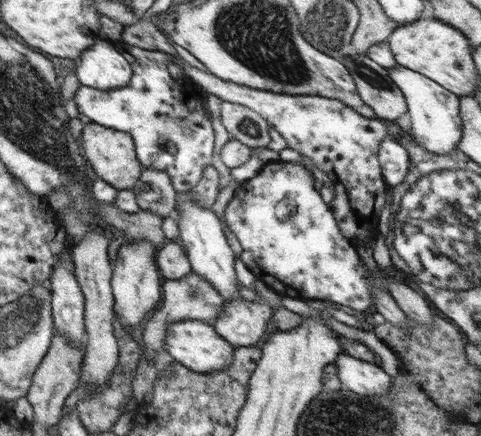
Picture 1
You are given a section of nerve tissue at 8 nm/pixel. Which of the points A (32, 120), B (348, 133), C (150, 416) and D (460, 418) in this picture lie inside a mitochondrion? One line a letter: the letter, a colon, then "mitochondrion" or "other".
A: mitochondrion
B: other
C: mitochondrion
D: other

